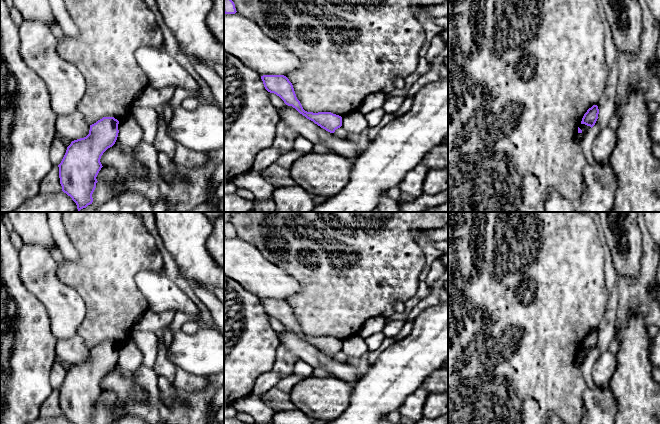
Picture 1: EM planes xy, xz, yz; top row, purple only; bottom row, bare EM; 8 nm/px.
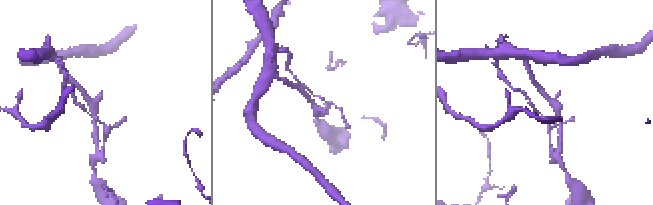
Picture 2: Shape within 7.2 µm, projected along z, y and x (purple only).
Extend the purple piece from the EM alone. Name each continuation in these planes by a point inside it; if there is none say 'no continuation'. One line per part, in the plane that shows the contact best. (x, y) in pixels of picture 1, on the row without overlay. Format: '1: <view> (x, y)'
no continuation

